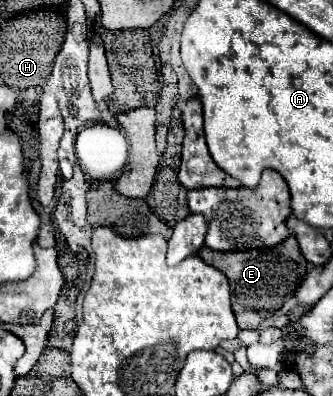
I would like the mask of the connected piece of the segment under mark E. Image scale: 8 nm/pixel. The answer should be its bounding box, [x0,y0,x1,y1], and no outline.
[198,235,306,329]

